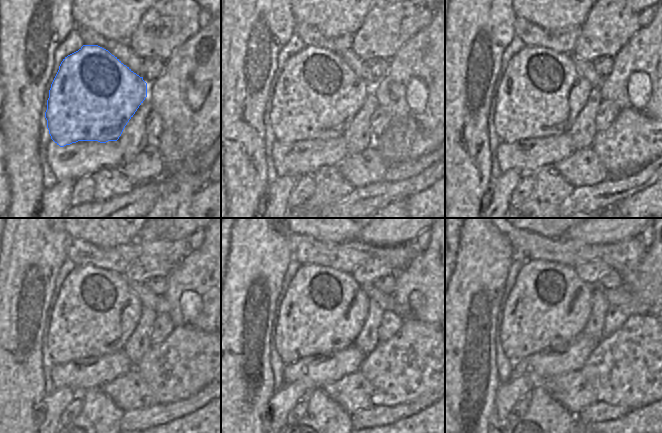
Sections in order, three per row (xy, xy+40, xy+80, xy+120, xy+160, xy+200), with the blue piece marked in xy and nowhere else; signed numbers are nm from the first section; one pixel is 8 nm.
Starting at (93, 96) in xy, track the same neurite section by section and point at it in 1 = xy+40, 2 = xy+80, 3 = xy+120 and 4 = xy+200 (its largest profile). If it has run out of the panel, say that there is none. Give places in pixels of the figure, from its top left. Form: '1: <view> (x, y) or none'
1: xy+40 (317, 95)
2: xy+80 (541, 93)
3: xy+120 (96, 312)
4: xy+200 (549, 306)

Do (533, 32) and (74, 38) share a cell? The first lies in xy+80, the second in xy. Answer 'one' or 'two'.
two

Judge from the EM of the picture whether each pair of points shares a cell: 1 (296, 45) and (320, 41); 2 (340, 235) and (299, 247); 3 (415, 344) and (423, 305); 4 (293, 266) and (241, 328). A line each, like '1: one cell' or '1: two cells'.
1: two cells
2: two cells
3: two cells
4: two cells

